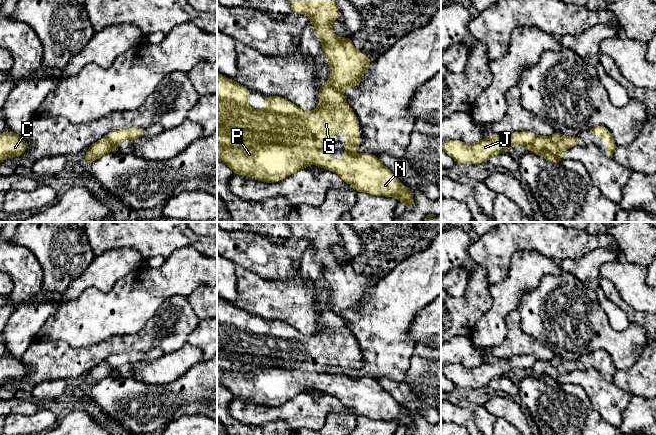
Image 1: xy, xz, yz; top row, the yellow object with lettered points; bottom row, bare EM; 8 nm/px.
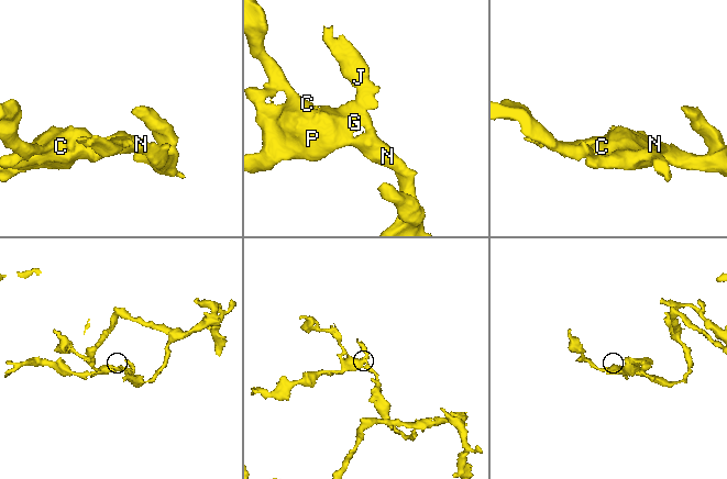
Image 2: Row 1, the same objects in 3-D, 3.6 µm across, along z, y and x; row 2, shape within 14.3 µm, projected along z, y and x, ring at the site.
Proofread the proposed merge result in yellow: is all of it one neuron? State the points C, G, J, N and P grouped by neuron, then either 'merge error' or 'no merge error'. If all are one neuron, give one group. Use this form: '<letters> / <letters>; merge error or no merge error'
C G N P / J; merge error

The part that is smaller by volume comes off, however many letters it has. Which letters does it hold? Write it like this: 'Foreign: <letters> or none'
Foreign: J

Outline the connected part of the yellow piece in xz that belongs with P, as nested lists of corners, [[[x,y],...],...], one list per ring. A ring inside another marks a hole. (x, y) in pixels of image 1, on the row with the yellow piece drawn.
[[[217,72],[217,157],[231,168],[233,174],[274,183],[314,164],[337,173],[353,186],[355,192],[395,197],[412,210],[412,191],[403,189],[402,182],[377,156],[352,152],[362,143],[362,137],[358,136],[360,125],[342,93],[323,83],[318,93],[319,107],[313,111],[303,111],[279,96],[265,96],[264,111],[252,109],[248,105],[250,94],[250,89]],[[342,129],[345,130],[345,154],[334,163],[334,156],[326,155],[319,144],[332,140]]]

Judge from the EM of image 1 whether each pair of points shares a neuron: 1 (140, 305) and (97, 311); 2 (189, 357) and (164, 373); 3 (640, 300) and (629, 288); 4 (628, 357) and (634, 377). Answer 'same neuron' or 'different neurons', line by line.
1: same neuron
2: same neuron
3: same neuron
4: different neurons

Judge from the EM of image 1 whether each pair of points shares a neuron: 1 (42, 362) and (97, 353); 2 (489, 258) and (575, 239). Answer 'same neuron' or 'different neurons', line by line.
1: same neuron
2: same neuron

